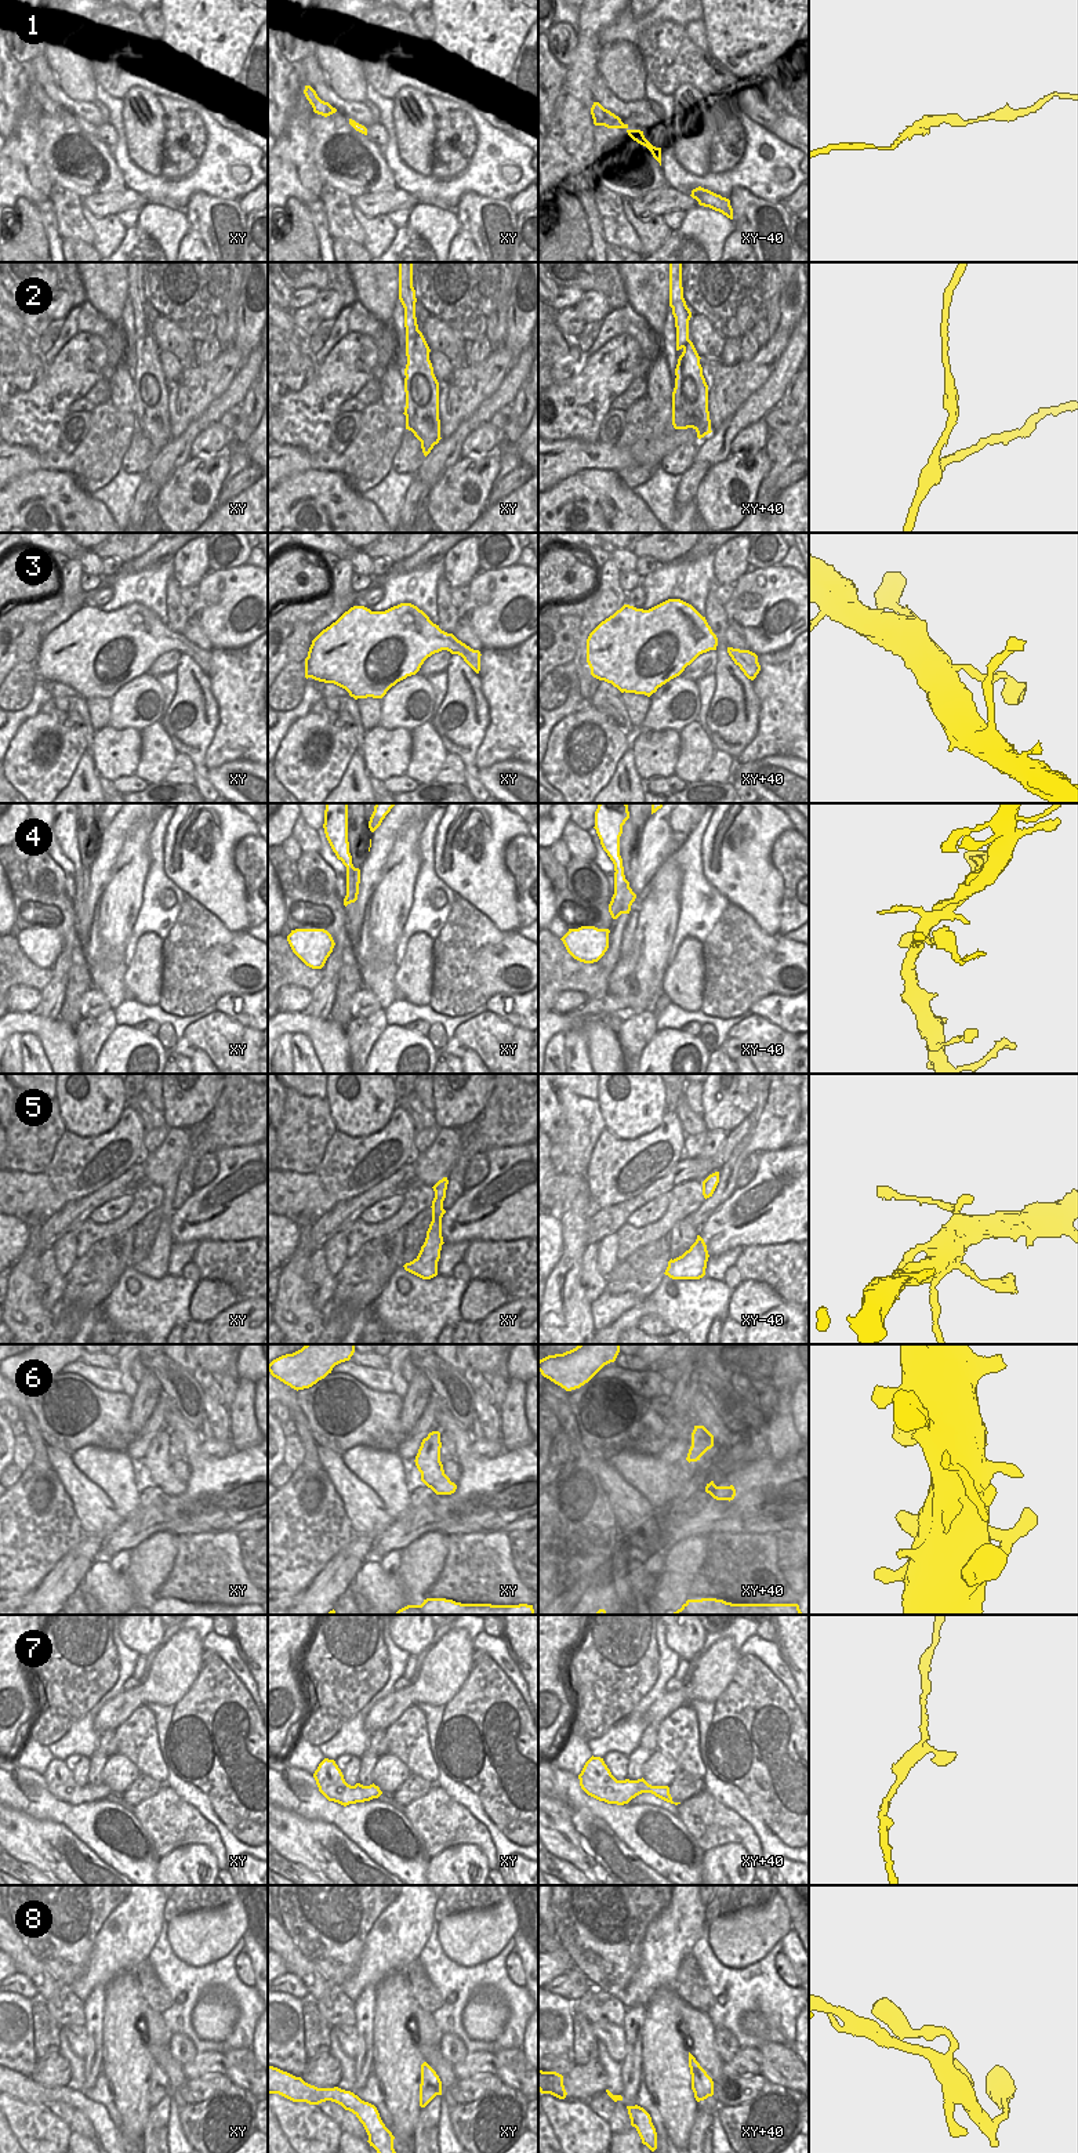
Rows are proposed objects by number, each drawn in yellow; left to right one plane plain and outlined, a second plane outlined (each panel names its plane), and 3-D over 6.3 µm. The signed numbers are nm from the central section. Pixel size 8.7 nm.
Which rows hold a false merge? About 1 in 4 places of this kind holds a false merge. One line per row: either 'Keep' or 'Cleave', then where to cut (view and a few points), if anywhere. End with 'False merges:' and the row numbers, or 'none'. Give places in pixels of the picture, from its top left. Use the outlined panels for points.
1: Keep. No split
2: Keep. No split
3: Keep. No split
4: Cleave. Split along xy (355, 868), (347, 871)
5: Keep. No split
6: Keep. No split
7: Keep. No split
8: Keep. No split
False merges: 4

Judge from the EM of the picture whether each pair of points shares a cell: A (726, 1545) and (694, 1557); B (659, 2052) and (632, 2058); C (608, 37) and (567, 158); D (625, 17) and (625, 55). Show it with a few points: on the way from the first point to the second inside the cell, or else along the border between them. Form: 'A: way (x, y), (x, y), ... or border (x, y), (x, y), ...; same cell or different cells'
A: border (704, 1535), (708, 1543), (708, 1567), (697, 1582); different cells
B: border (643, 2025), (641, 2079); different cells
C: border (617, 17), (601, 32), (599, 44); different cells
D: border (634, 43), (612, 42), (601, 46); different cells

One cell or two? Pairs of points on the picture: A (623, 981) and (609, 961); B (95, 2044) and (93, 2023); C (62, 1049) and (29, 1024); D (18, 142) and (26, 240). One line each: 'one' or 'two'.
A: two
B: one
C: one
D: two

